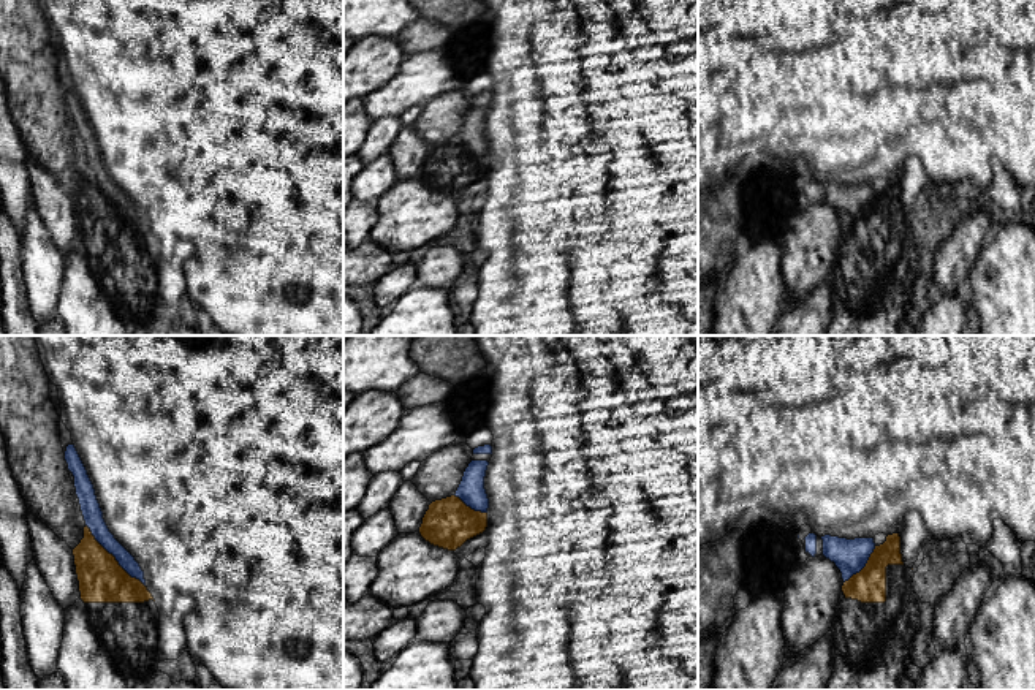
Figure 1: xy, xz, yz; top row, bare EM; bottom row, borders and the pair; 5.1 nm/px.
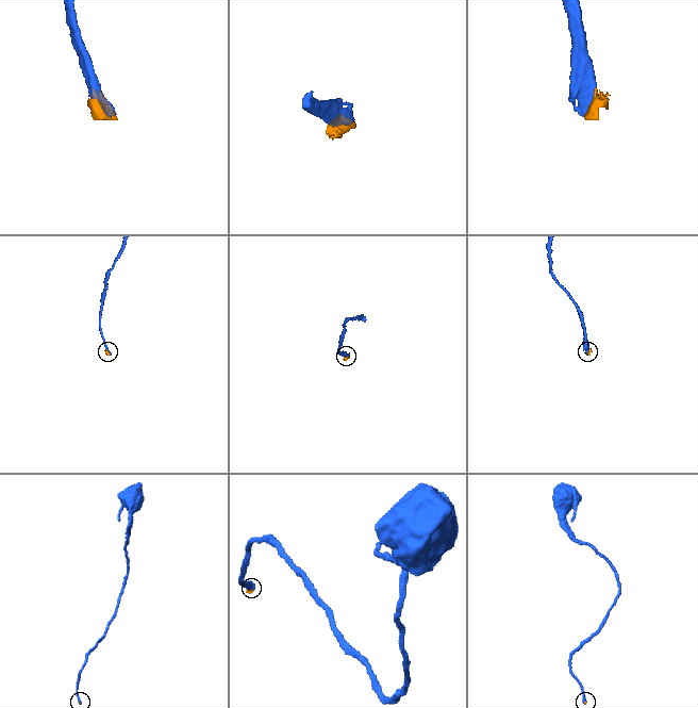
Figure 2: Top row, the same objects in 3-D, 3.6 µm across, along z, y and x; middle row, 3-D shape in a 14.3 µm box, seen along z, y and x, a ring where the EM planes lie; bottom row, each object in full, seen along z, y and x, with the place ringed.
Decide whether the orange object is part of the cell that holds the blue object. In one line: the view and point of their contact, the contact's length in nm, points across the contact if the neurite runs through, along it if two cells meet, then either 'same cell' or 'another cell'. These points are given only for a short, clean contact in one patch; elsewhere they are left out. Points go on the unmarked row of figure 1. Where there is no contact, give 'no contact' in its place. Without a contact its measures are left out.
contact xy (114, 201); length 440 nm; border xy (86, 170), (114, 204), (144, 231); another cell

